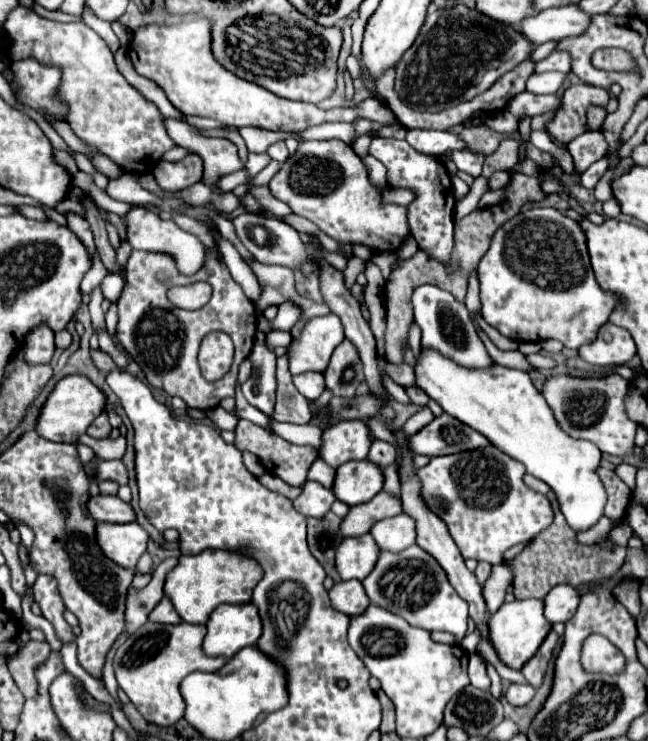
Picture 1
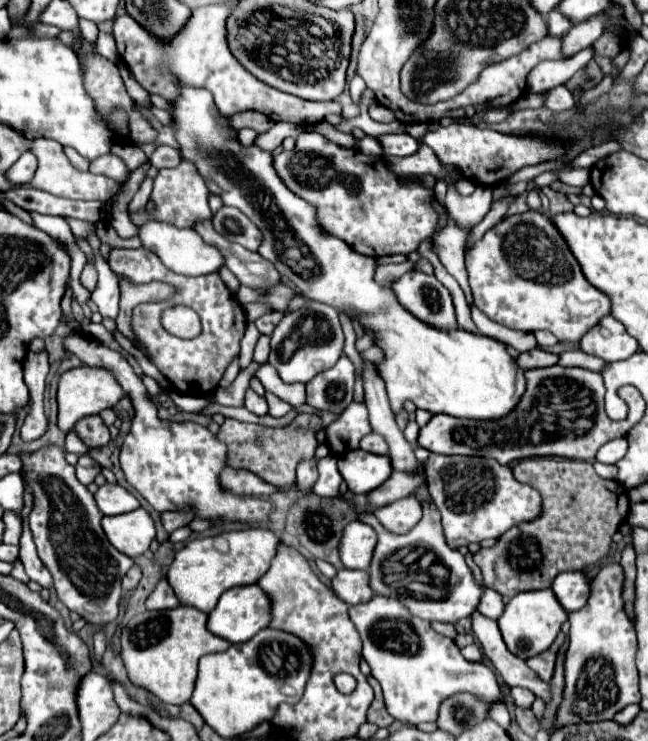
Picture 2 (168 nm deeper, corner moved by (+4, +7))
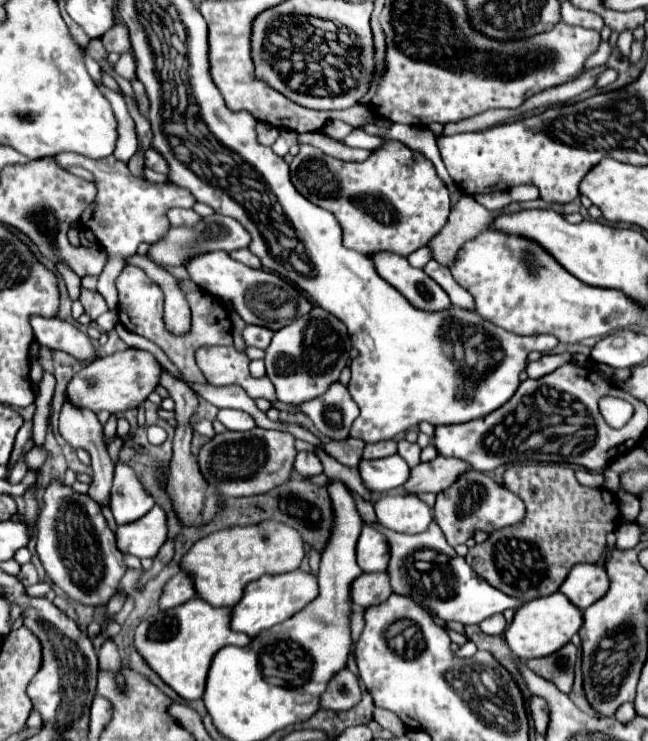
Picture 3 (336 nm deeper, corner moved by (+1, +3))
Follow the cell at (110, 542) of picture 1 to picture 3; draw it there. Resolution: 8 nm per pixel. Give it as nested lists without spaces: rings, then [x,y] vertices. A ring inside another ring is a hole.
[[[155,505],[141,517],[141,521],[117,529],[117,547],[137,555],[139,559],[155,557],[161,545],[167,541],[167,531],[167,515],[159,505]]]

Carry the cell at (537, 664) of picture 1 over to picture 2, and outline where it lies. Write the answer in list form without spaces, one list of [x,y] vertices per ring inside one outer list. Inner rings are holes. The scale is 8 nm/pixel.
[[[560,633],[556,637],[556,641],[540,655],[532,657],[532,659],[526,659],[526,665],[542,679],[542,681],[550,681],[552,679],[552,673],[554,673],[554,663],[556,663],[556,653],[560,649],[560,645],[564,643],[564,633]]]

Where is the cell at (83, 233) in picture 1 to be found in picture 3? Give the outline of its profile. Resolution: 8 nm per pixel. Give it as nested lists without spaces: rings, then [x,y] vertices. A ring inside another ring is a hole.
[[[81,289],[79,301],[83,303],[83,309],[85,309],[85,313],[89,315],[91,321],[95,321],[99,315],[103,315],[107,311],[107,303],[103,303],[103,297],[99,297],[97,291]]]

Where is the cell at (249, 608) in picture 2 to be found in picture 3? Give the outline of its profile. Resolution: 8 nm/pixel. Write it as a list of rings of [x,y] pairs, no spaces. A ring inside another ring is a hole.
[[[295,569],[291,573],[281,573],[281,575],[263,575],[261,579],[247,585],[241,603],[233,607],[231,627],[249,637],[255,637],[263,629],[269,629],[269,627],[293,617],[299,609],[303,609],[307,603],[311,603],[317,597],[317,593],[319,593],[317,577],[303,569]]]

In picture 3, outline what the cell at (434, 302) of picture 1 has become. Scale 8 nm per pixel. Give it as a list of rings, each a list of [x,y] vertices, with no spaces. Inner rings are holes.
[[[381,251],[371,255],[371,261],[379,277],[393,285],[417,309],[435,311],[451,305],[447,293],[425,271],[411,267],[405,257]]]

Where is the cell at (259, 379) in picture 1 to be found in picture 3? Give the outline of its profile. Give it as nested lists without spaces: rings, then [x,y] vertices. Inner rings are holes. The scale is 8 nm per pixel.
[[[221,409],[217,419],[229,429],[229,431],[251,431],[255,427],[255,421],[243,413],[243,411],[235,411],[235,409]]]

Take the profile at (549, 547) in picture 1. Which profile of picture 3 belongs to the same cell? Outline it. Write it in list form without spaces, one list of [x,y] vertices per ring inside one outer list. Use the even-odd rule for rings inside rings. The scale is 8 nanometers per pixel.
[[[557,463],[513,465],[503,473],[503,487],[509,489],[511,493],[515,493],[517,497],[521,497],[521,501],[527,507],[525,519],[515,525],[489,533],[487,541],[477,543],[465,555],[465,561],[469,563],[469,567],[475,573],[479,573],[479,577],[483,577],[491,587],[495,587],[511,597],[517,597],[521,601],[531,601],[531,599],[555,593],[561,587],[561,583],[567,579],[573,565],[597,563],[597,559],[601,557],[601,553],[605,549],[605,535],[615,529],[615,517],[619,513],[613,493],[609,493],[605,489],[591,489],[591,487],[581,485],[575,479],[571,467],[557,465]]]

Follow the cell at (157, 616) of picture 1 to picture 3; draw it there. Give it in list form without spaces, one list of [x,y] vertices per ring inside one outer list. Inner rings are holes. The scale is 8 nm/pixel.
[[[179,571],[169,583],[167,589],[163,591],[161,597],[161,609],[173,609],[177,605],[187,603],[189,599],[195,597],[195,587],[193,587],[193,579],[189,573]]]

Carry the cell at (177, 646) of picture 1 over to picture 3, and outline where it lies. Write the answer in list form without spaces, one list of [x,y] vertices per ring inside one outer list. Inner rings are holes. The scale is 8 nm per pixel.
[[[193,597],[191,601],[161,611],[161,635],[159,635],[159,619],[145,619],[135,631],[135,647],[145,657],[159,677],[173,687],[183,699],[193,701],[203,697],[207,673],[215,653],[227,645],[245,647],[251,643],[249,635],[237,633],[231,629],[231,609],[213,607],[201,597]]]

